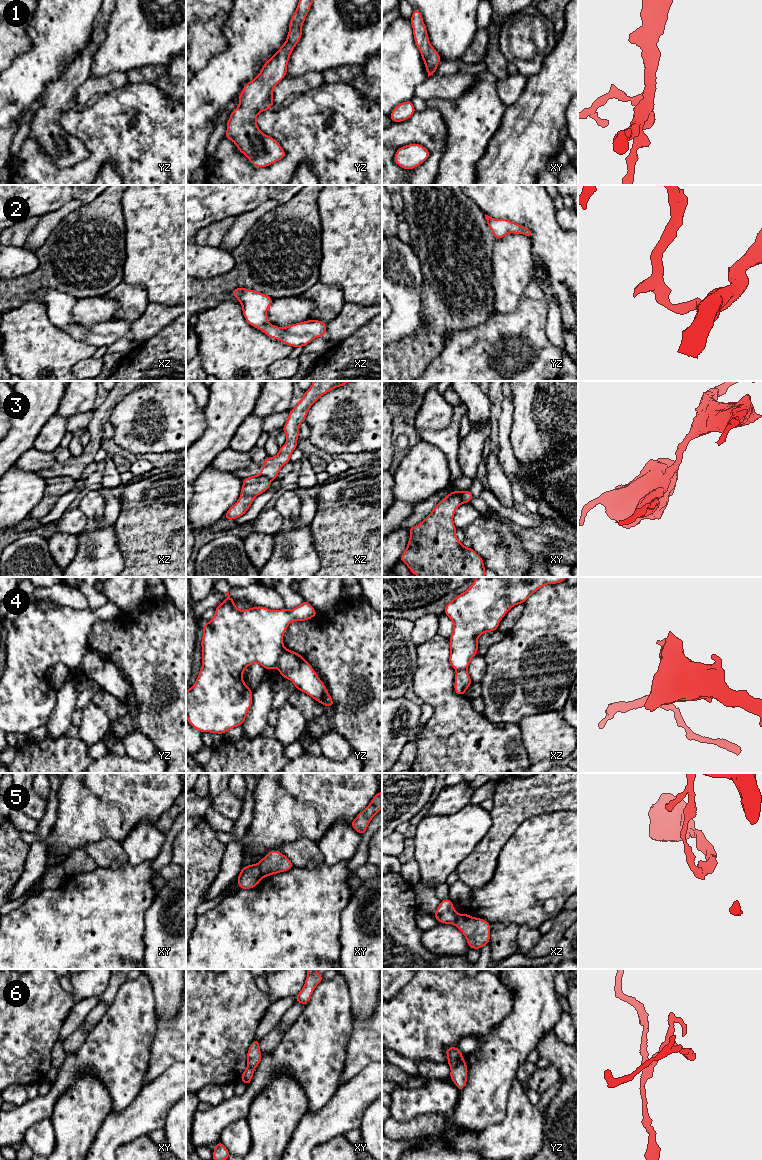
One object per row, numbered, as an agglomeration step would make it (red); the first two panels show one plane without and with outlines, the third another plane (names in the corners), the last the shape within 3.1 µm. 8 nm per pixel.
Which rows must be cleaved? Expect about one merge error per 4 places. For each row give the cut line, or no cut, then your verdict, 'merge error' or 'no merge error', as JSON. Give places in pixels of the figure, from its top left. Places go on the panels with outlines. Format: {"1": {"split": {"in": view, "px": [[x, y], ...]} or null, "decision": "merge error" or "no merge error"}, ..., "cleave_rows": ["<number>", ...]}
{"1": {"split": null, "decision": "no merge error"}, "2": {"split": null, "decision": "no merge error"}, "3": {"split": {"in": "xy", "px": [[457, 490], [461, 493], [461, 500], [463, 502]]}, "decision": "merge error"}, "4": {"split": {"in": "yz", "px": [[285, 648], [279, 657], [277, 666]]}, "decision": "merge error"}, "5": {"split": {"in": "xy", "px": [[257, 864], [263, 877]]}, "decision": "merge error"}, "6": {"split": {"in": "yz", "px": [[462, 1058], [451, 1068]]}, "decision": "merge error"}, "cleave_rows": ["3", "4", "5", "6"]}

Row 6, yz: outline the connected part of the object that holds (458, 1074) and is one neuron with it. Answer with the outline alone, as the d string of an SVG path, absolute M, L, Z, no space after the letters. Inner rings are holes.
M462 1059L455 1067L451 1068L450 1078L458 1090L462 1090L467 1084L467 1063Z

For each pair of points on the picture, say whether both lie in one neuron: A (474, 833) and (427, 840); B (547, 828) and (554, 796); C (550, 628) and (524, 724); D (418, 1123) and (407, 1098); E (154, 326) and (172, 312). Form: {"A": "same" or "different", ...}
{"A": "same", "B": "different", "C": "different", "D": "different", "E": "same"}

